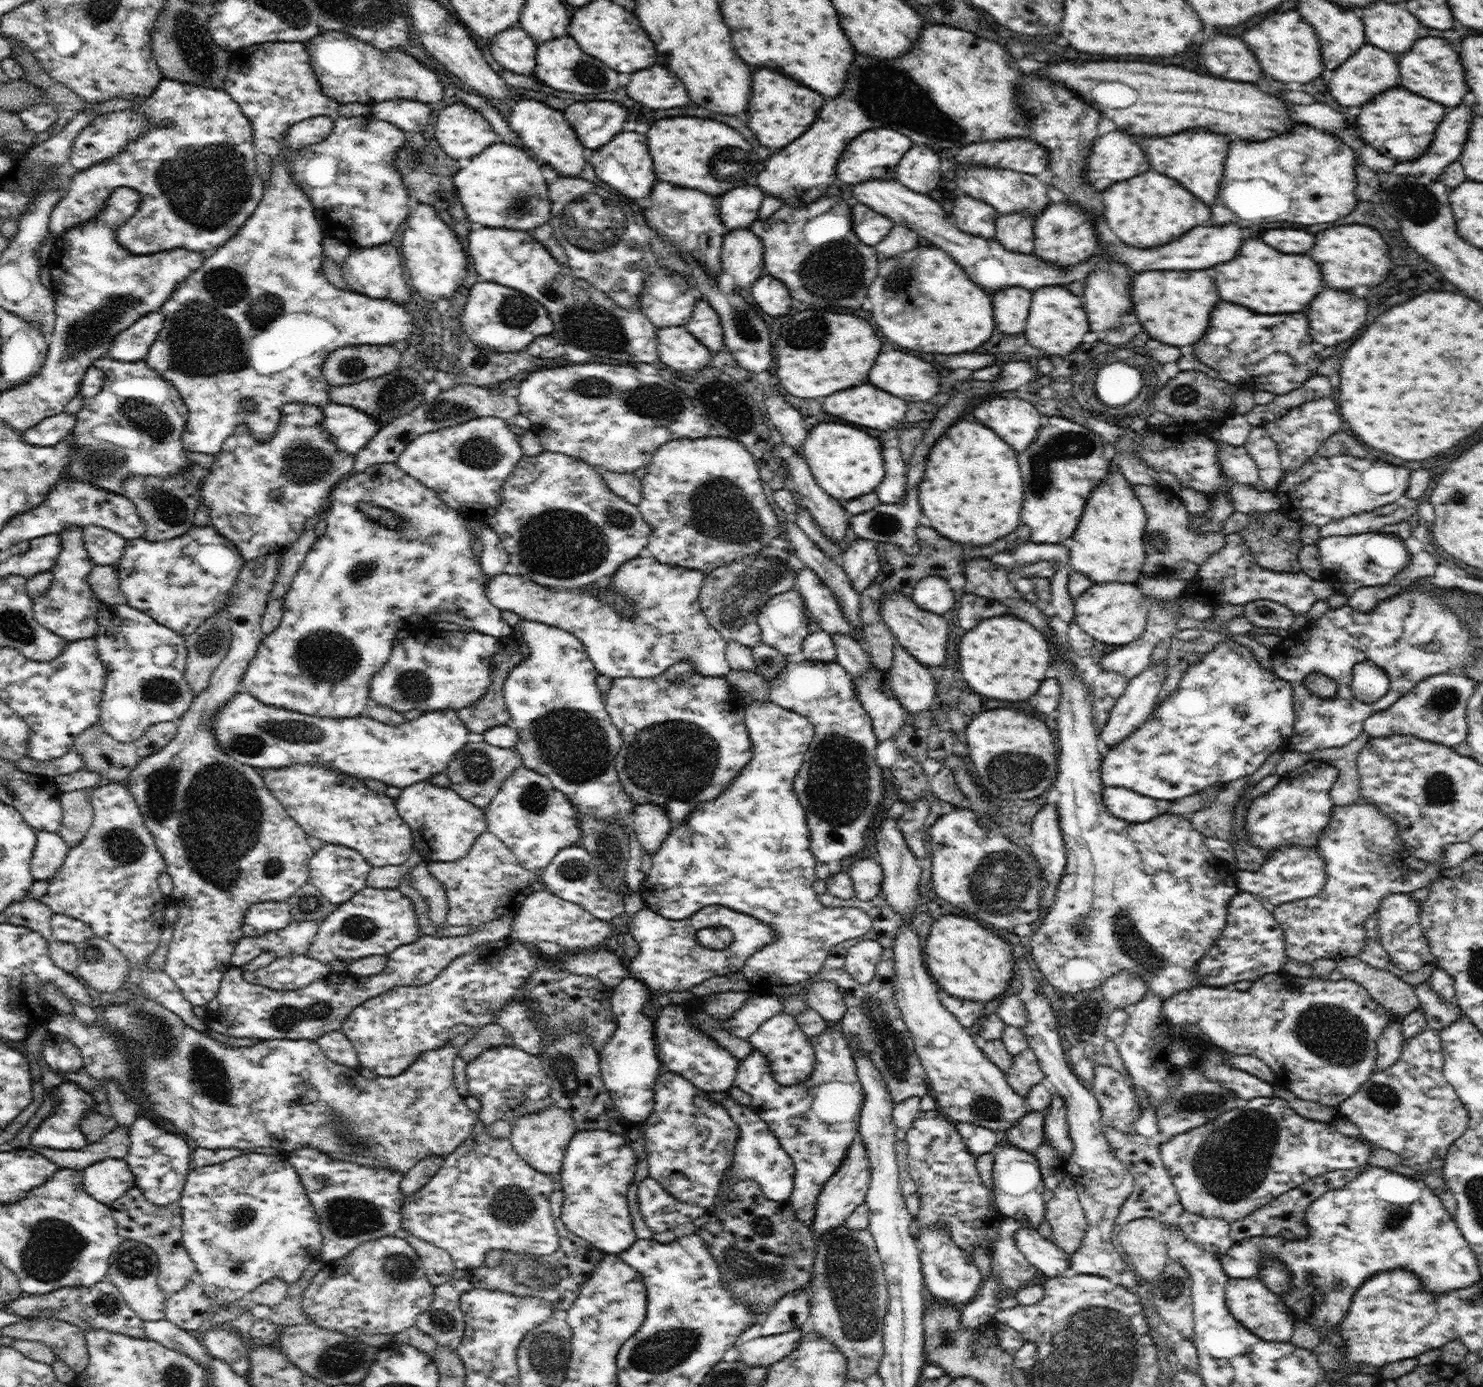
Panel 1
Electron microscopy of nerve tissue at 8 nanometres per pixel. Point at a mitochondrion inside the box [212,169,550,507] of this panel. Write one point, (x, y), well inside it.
(306, 463)

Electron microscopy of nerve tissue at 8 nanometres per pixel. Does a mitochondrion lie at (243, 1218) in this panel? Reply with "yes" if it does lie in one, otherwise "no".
yes

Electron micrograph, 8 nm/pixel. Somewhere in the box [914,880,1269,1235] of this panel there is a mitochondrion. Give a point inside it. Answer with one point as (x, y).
(1132, 945)

